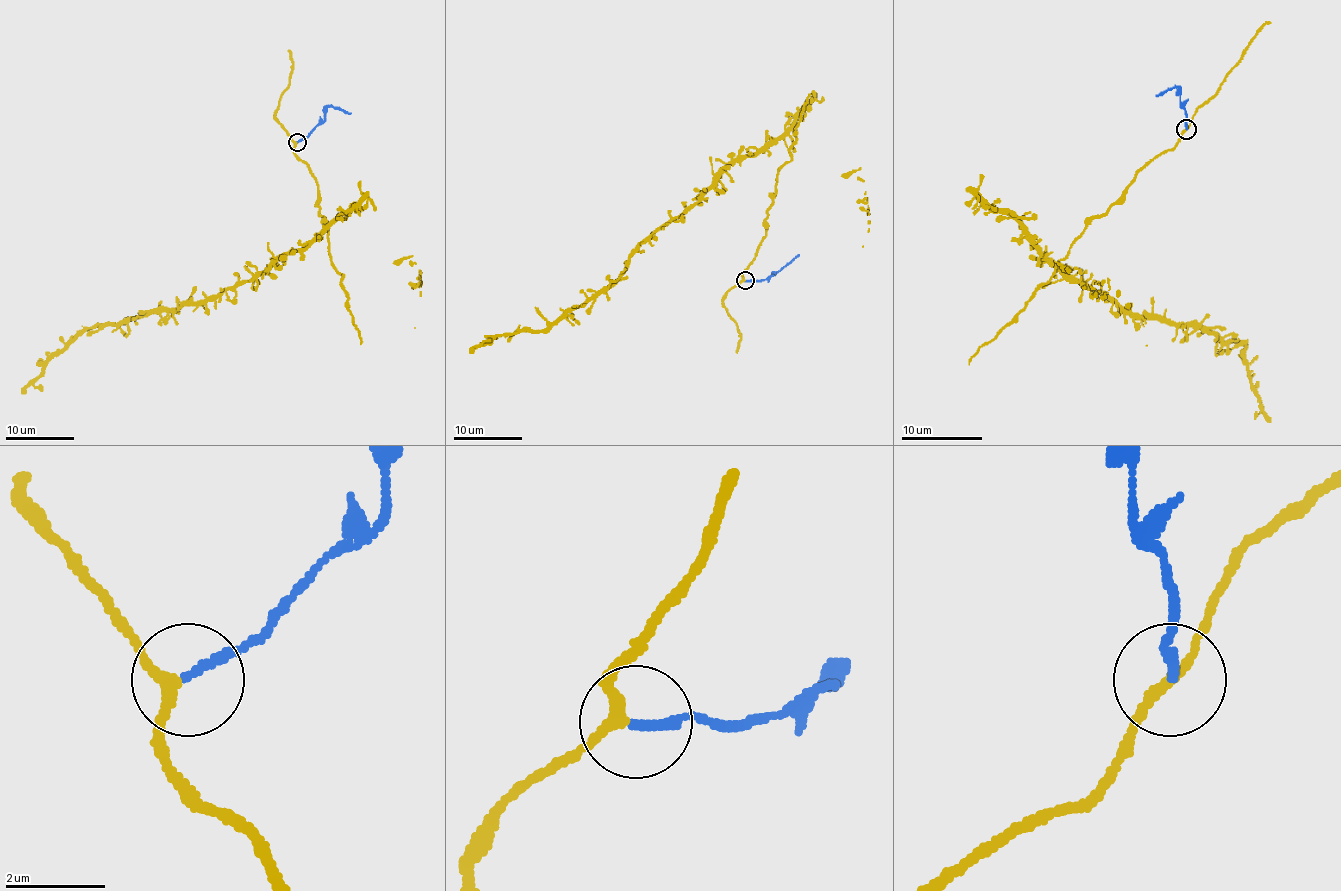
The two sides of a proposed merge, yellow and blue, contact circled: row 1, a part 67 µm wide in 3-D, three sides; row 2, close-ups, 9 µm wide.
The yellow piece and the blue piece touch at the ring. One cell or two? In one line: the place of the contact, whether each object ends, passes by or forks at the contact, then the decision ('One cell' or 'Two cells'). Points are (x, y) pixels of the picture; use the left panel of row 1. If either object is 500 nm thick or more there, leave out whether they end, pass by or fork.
Place: (297, 142). At the ring yellow passes by. At the ring blue ends. Two cells

